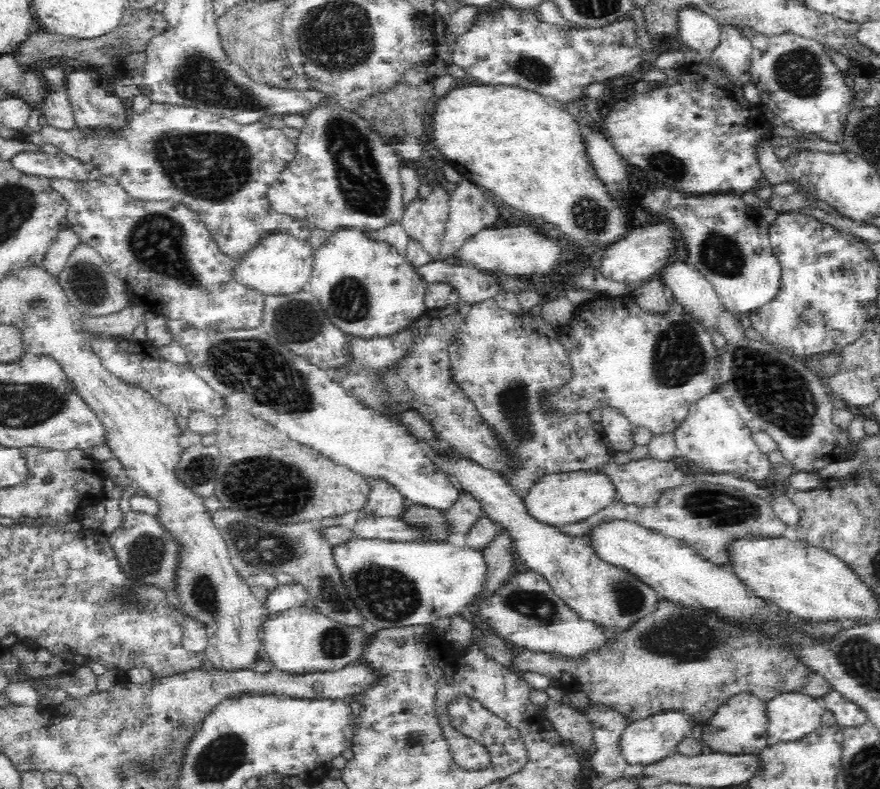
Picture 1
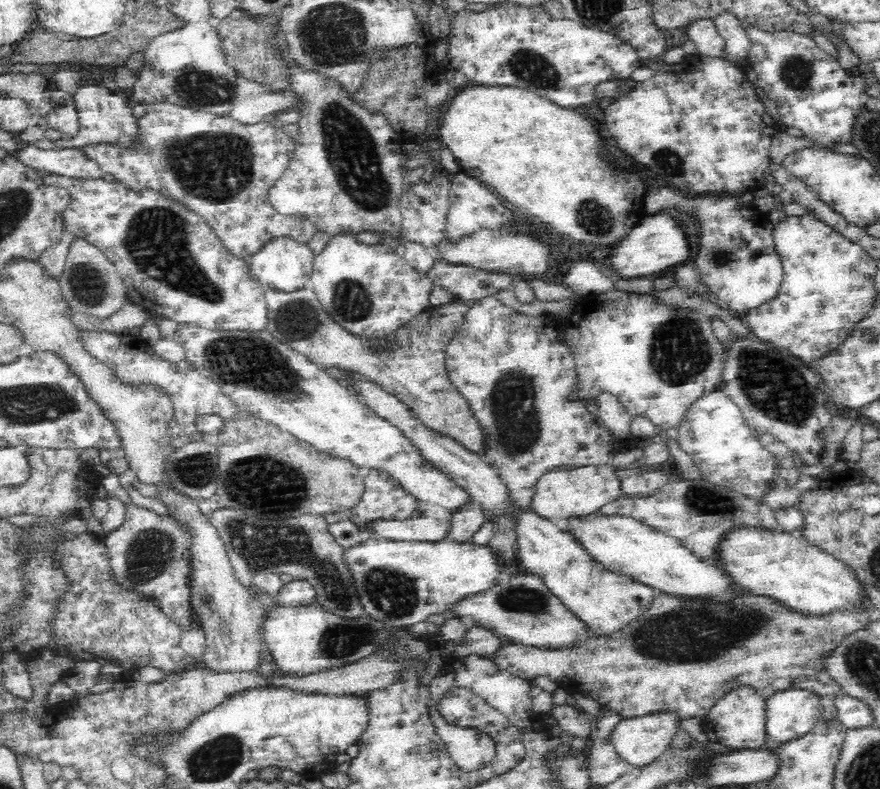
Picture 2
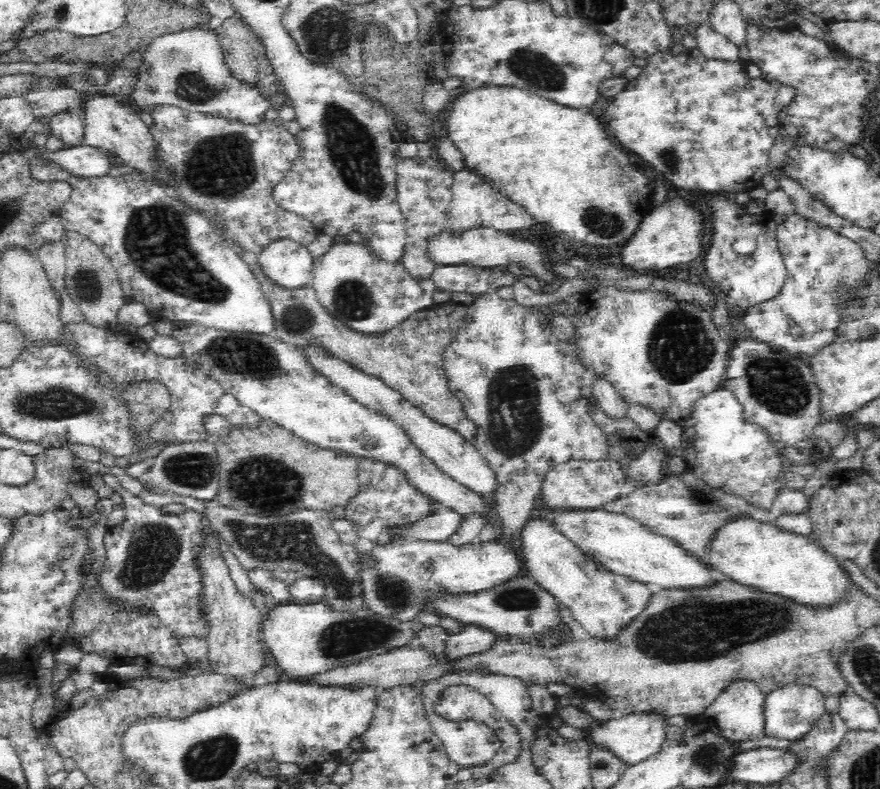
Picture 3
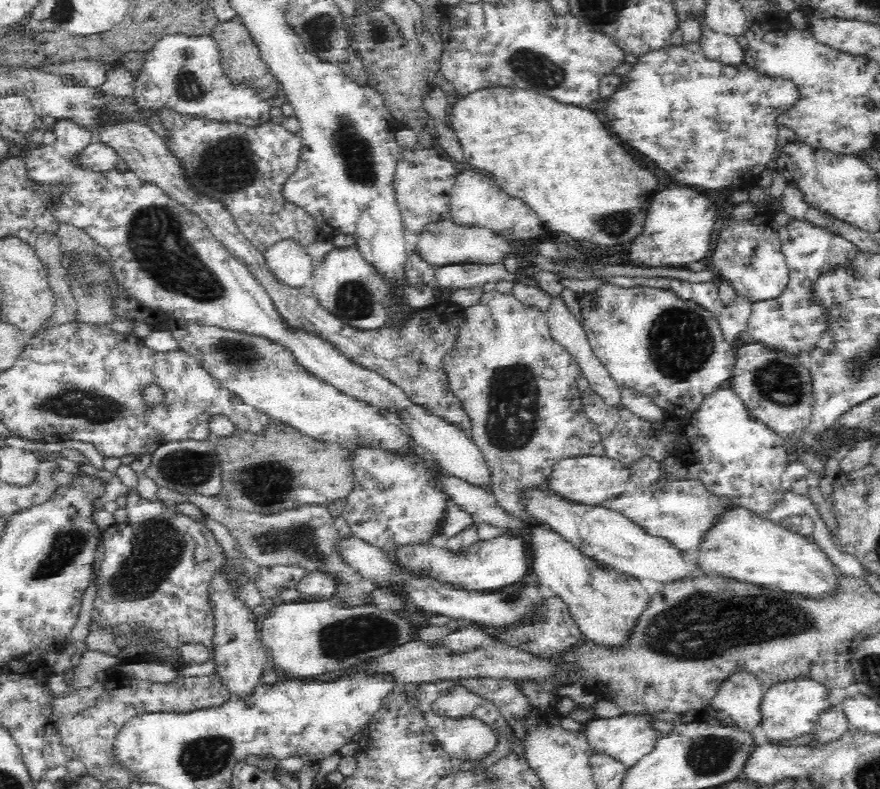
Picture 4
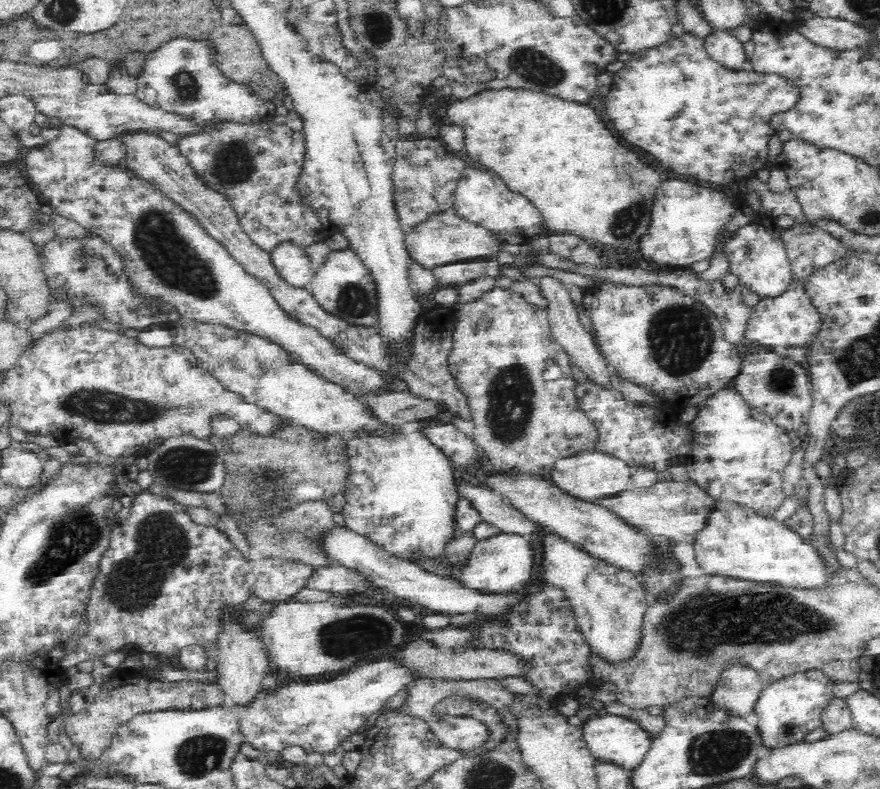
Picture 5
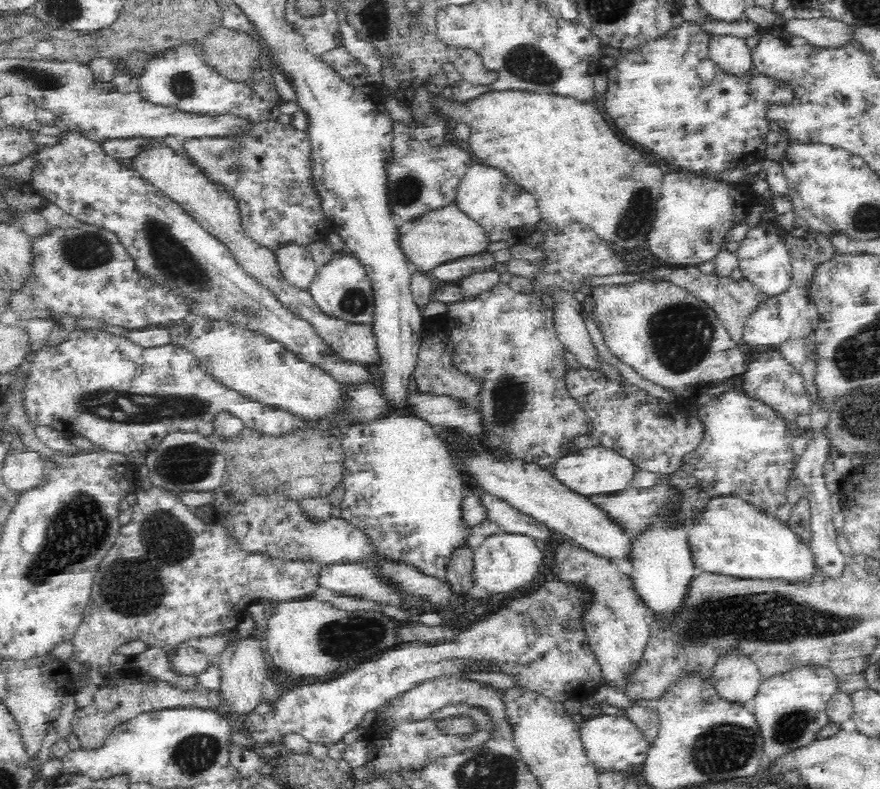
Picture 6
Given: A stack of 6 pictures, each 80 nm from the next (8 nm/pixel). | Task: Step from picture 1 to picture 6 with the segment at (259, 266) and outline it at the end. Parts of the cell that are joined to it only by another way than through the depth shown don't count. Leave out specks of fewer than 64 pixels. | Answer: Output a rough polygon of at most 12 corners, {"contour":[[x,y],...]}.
{"contour":[[296,243],[275,250],[284,278],[307,290],[319,268]]}

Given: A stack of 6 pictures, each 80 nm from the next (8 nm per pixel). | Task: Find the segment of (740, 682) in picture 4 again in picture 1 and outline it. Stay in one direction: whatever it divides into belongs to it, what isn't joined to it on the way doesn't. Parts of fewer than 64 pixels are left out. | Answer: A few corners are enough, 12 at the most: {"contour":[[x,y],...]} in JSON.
{"contour":[[750,691],[716,708],[702,740],[710,750],[760,753],[767,702]]}

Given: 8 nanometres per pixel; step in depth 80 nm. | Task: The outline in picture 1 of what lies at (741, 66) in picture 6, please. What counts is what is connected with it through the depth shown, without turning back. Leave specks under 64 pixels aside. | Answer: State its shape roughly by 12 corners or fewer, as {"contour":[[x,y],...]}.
{"contour":[[695,8],[680,10],[684,46],[709,56],[720,45],[720,23]]}

